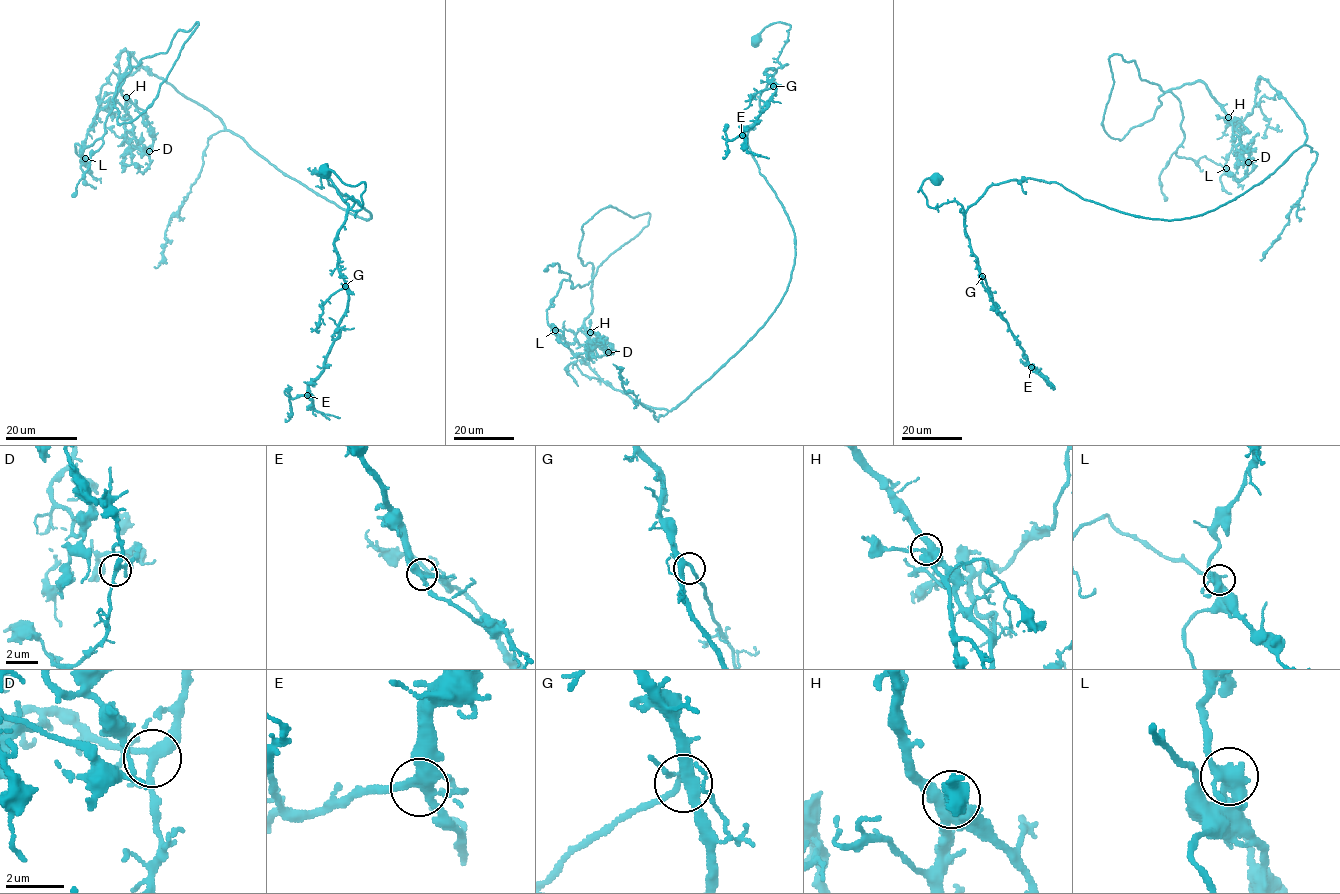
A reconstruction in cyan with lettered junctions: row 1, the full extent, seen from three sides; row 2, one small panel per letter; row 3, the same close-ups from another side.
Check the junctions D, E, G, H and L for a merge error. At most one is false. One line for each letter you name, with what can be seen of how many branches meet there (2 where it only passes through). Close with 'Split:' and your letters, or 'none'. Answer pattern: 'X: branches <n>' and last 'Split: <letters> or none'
L: branches 4
Split: L

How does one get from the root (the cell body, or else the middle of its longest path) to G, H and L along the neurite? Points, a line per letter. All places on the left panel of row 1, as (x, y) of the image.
G: (323, 170), (330, 169), (347, 184), (365, 183), (362, 205), (349, 198), (354, 204), (334, 242), (345, 286)
H: (323, 170), (365, 183), (349, 209), (314, 170), (369, 219), (124, 50), (101, 102), (125, 119), (126, 97)
L: (323, 170), (365, 183), (349, 209), (330, 174), (314, 170), (369, 219), (285, 175), (125, 50), (85, 157)

